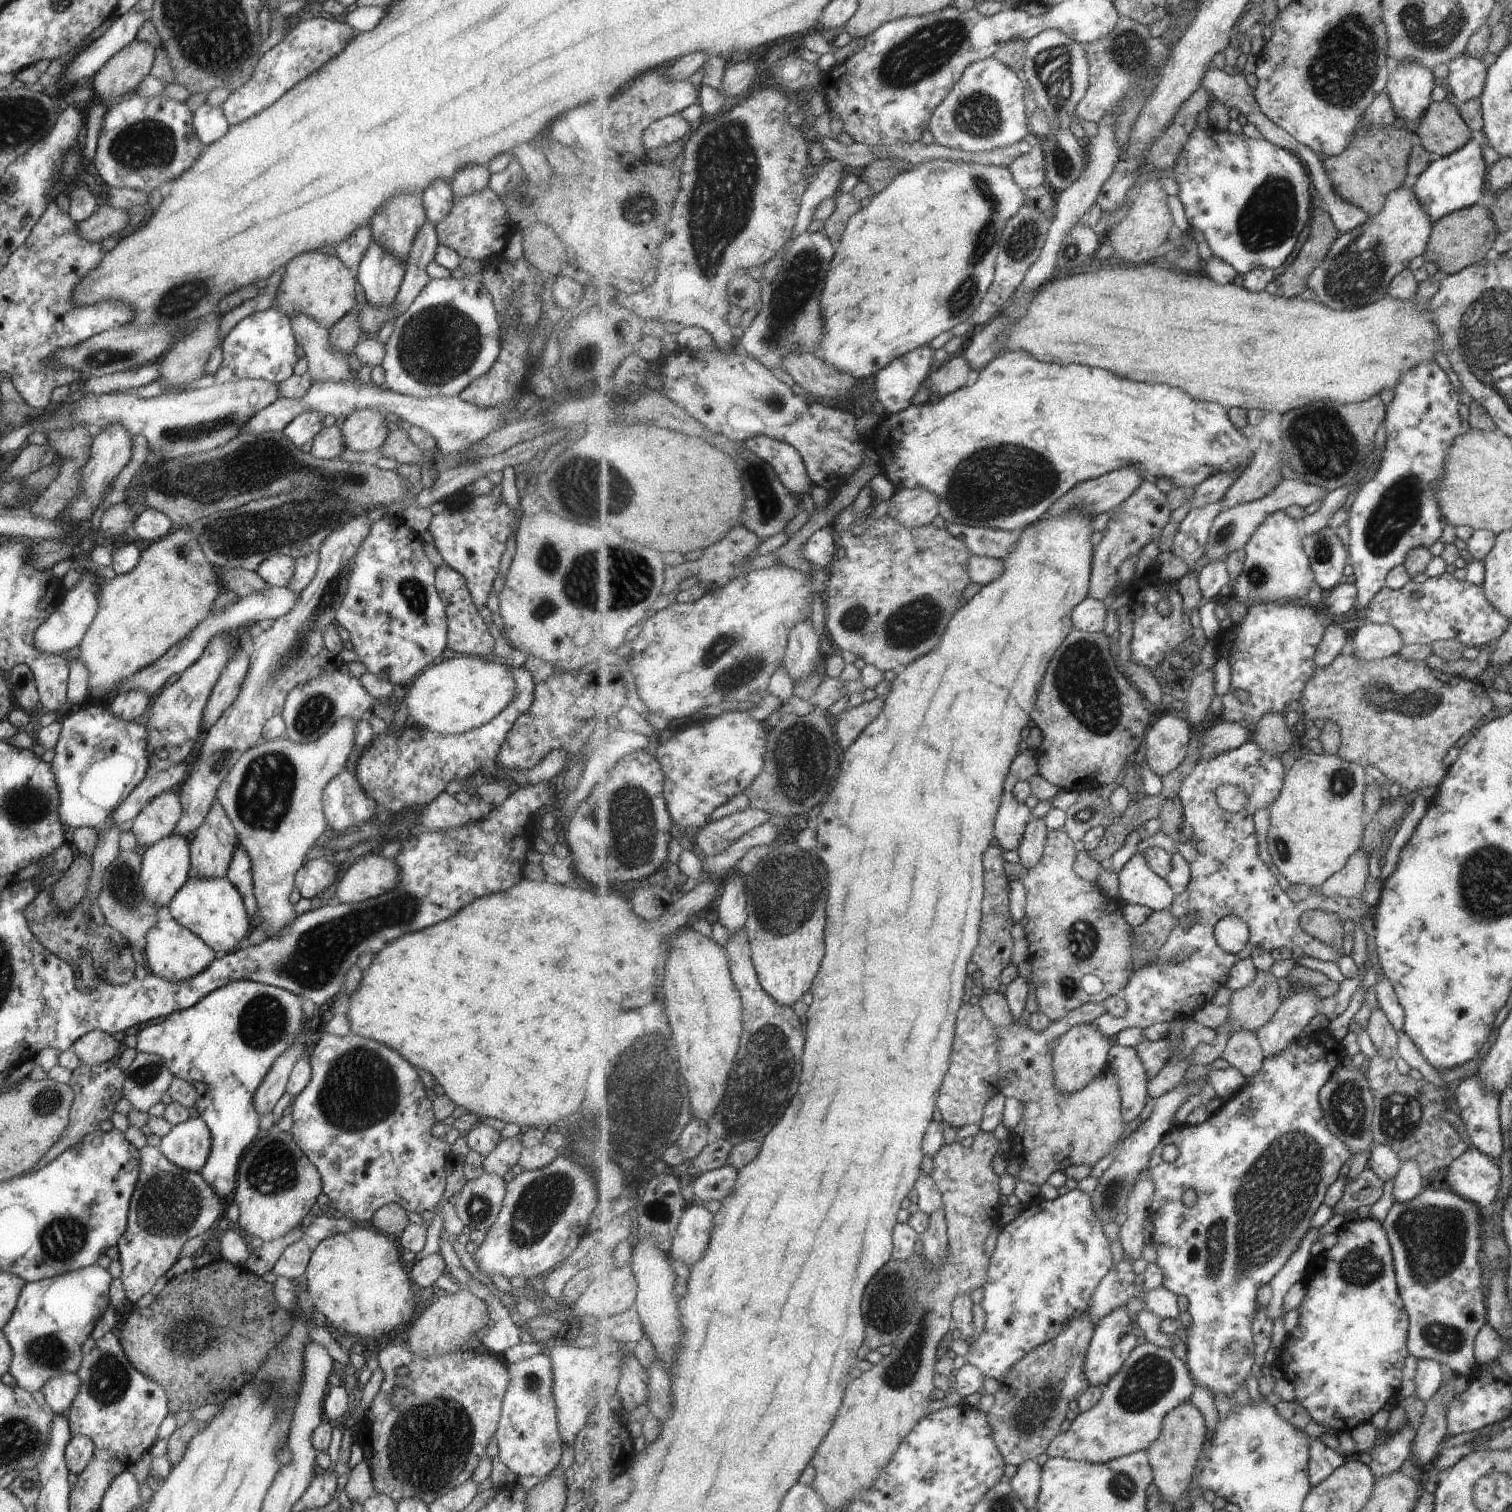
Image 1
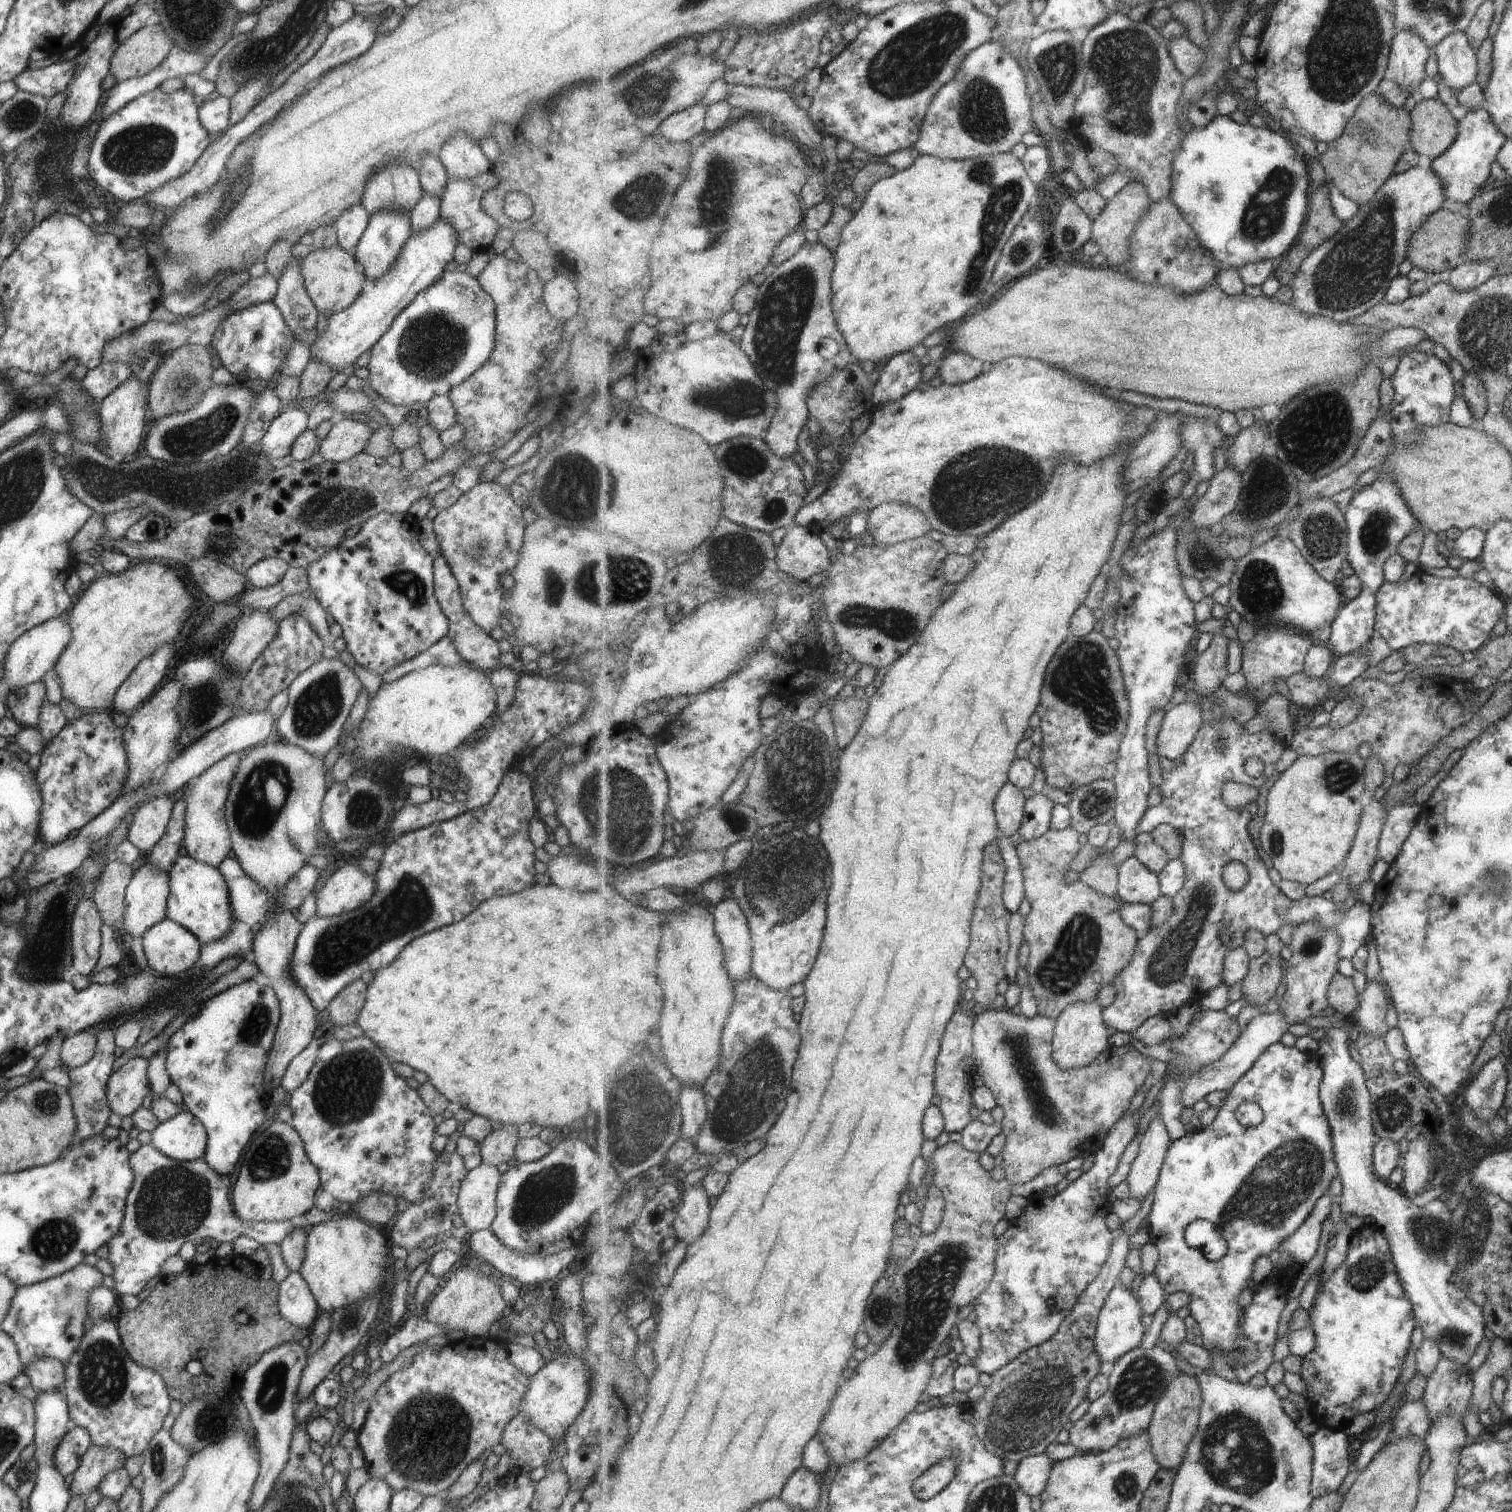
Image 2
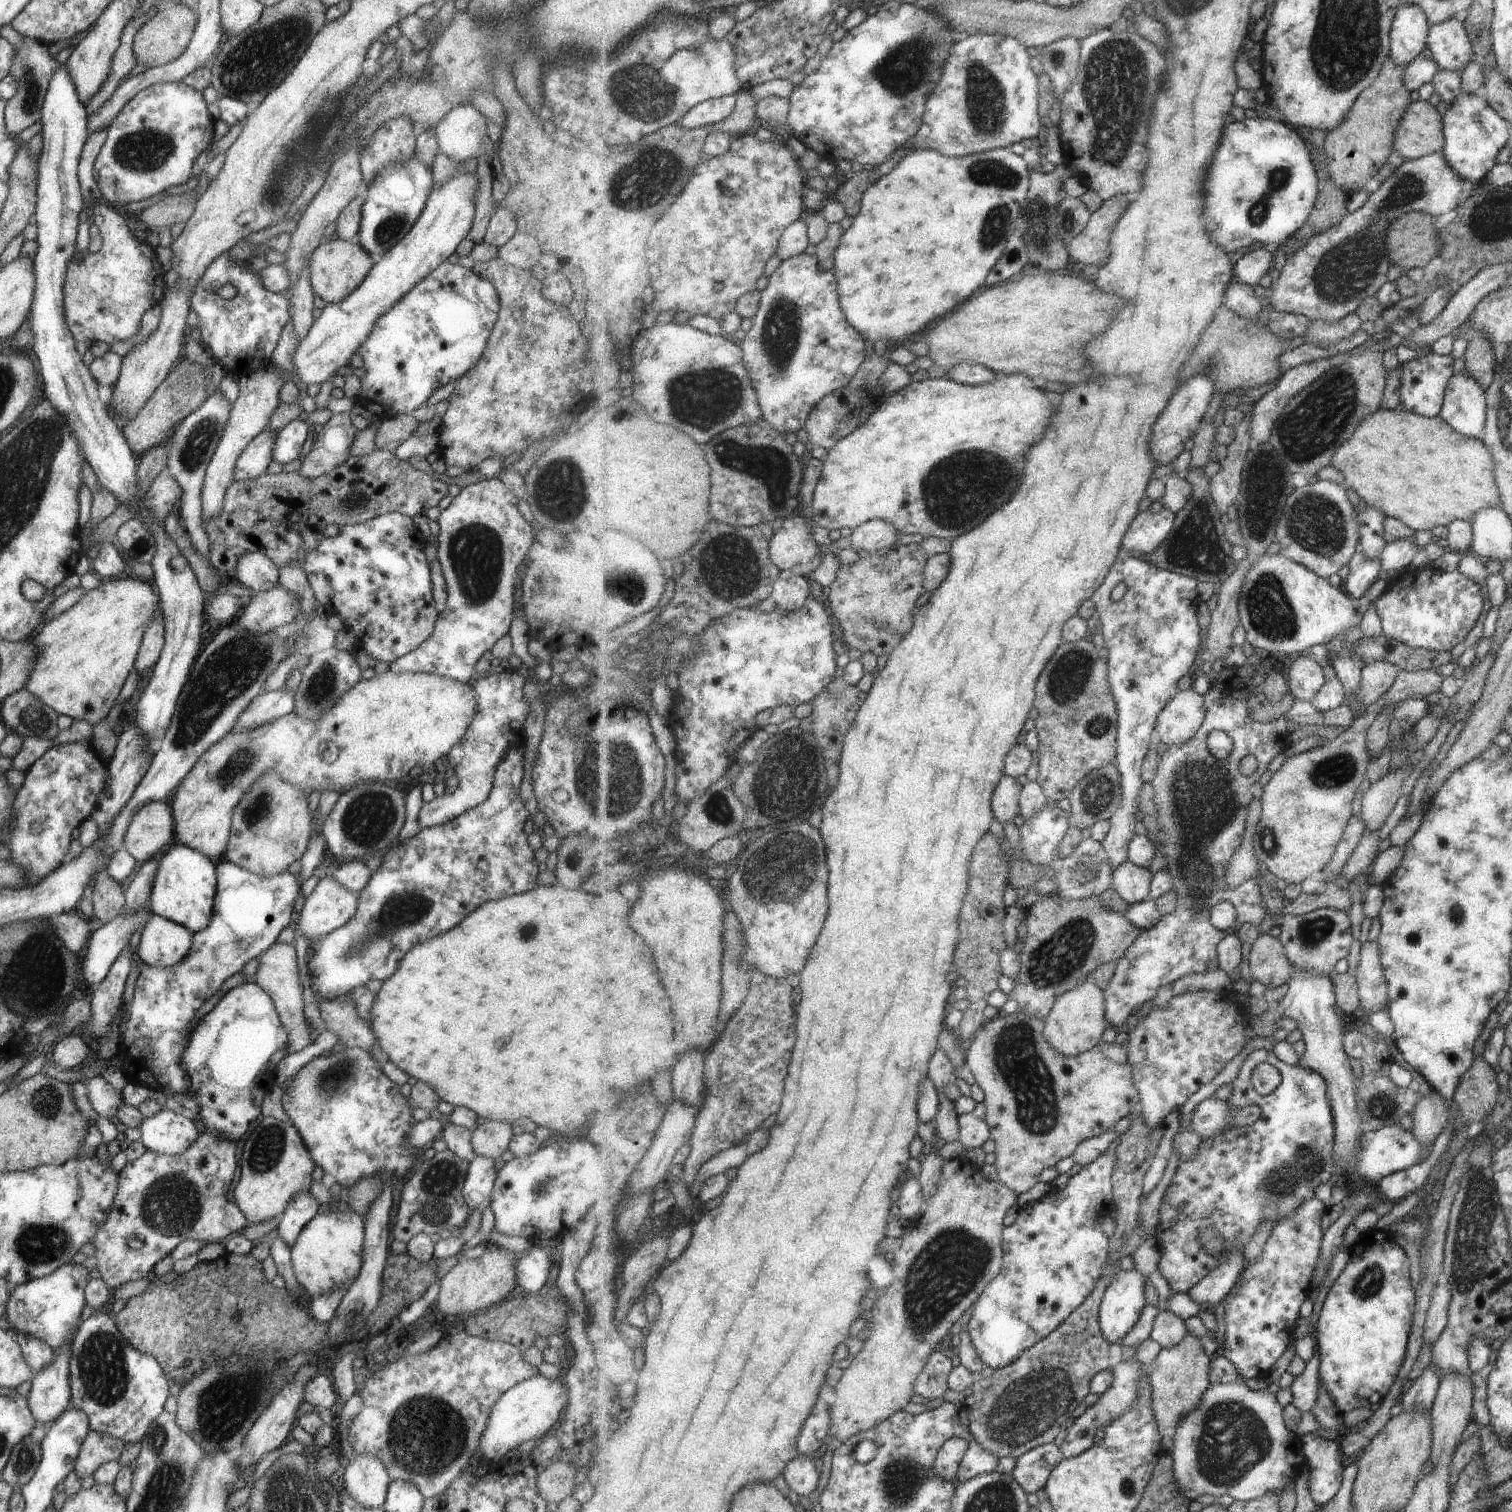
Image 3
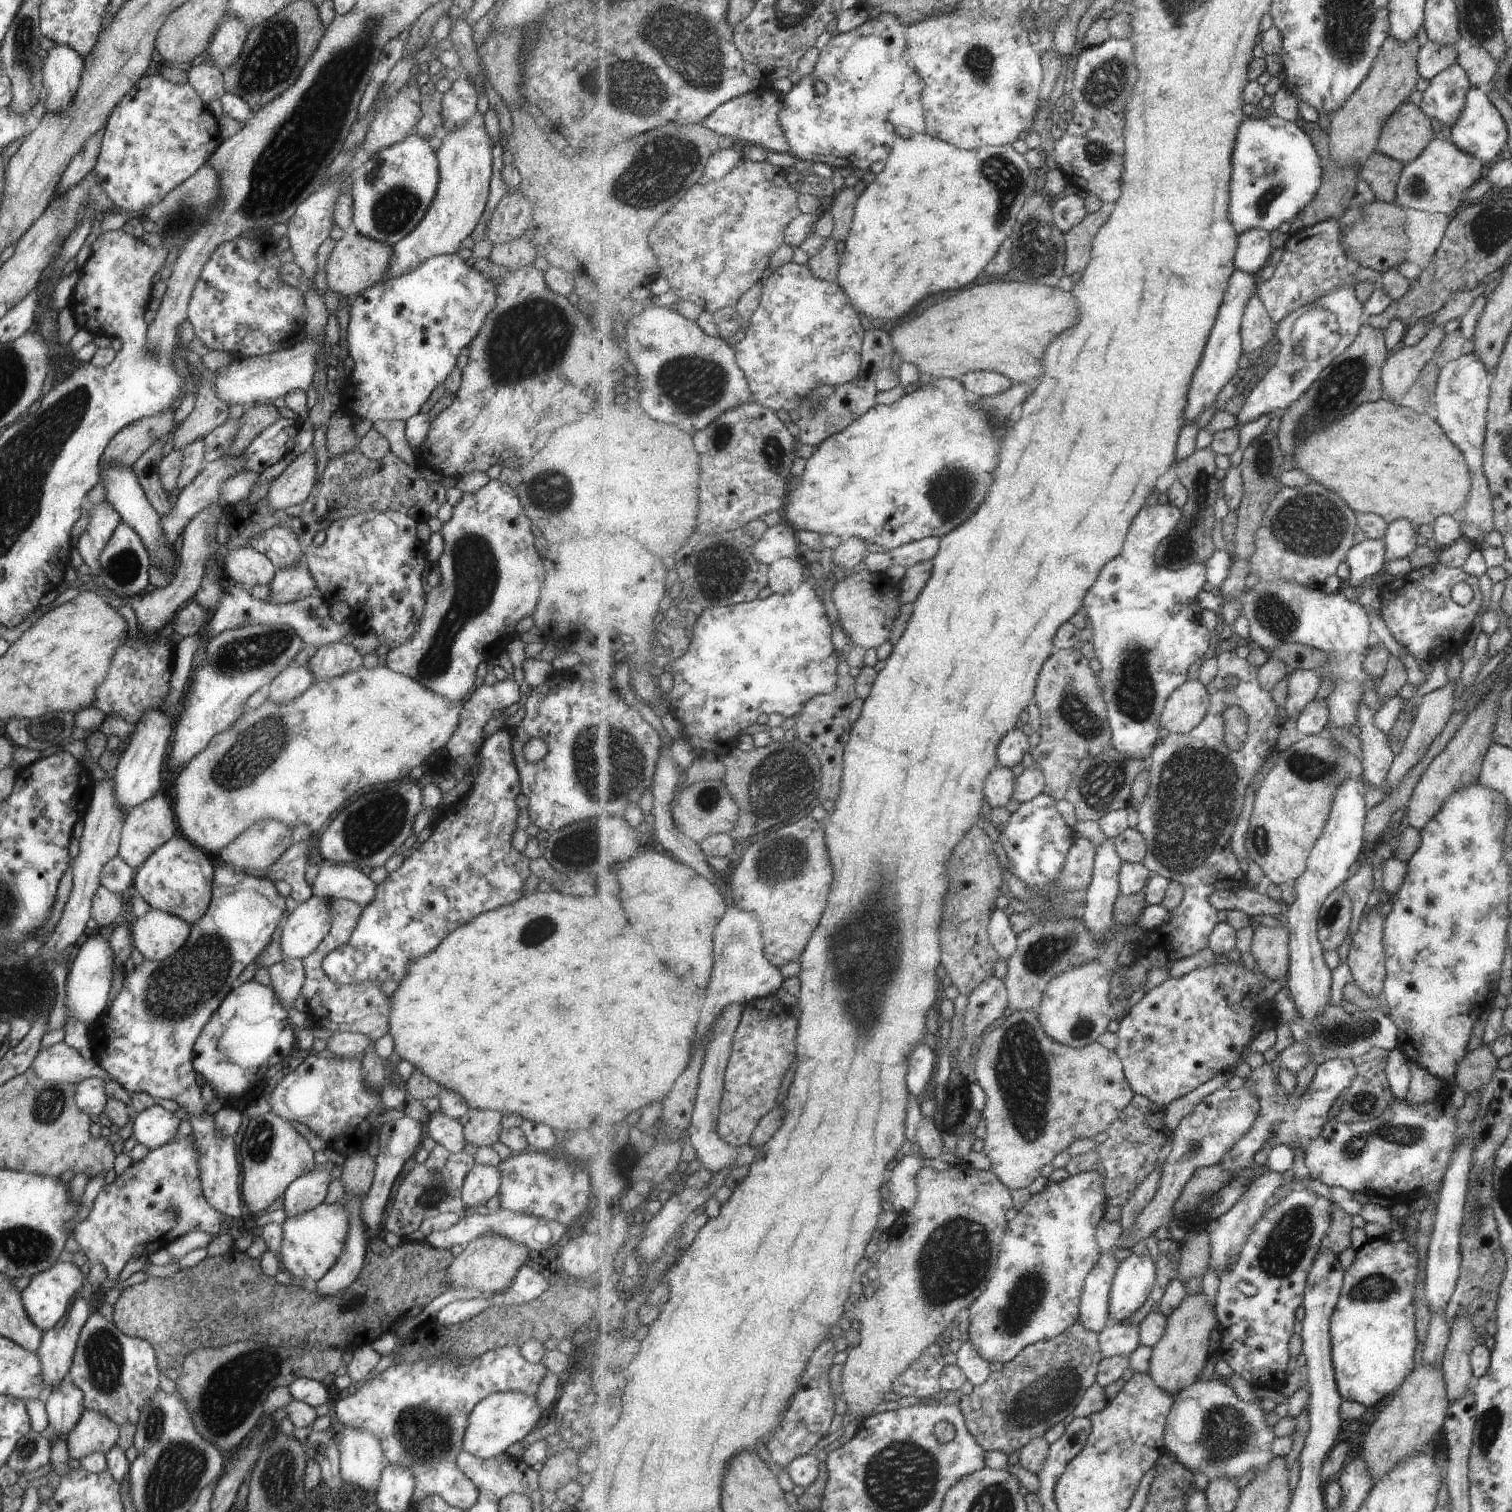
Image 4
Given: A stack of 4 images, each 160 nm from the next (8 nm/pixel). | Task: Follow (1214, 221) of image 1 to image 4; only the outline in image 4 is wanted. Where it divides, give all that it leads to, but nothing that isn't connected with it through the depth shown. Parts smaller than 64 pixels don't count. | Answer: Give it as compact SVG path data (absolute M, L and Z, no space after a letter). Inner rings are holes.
M1279 116L1250 118L1243 123L1237 146L1233 150L1233 182L1231 182L1231 222L1235 224L1237 234L1241 236L1253 229L1265 229L1273 232L1285 222L1296 220L1320 192L1323 186L1325 164L1317 154L1311 138L1297 124Z

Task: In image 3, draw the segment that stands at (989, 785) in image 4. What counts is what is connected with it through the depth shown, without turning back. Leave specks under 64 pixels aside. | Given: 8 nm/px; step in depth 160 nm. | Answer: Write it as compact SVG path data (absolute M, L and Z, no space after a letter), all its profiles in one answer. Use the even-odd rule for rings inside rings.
M1007 774L1000 780L992 798L992 807L997 821L1005 825L1012 823L1020 815L1022 789L1017 779Z

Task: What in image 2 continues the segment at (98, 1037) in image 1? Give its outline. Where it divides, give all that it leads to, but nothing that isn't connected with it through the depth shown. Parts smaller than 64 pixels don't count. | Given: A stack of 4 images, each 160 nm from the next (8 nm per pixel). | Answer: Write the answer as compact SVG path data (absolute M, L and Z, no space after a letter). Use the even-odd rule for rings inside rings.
M86 1031L65 1037L61 1043L60 1060L69 1069L85 1064L96 1051L96 1038Z

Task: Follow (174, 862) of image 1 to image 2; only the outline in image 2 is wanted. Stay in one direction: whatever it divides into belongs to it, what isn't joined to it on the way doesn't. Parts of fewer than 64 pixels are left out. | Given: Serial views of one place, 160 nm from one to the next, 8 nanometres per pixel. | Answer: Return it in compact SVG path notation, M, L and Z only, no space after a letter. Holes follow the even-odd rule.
M147 861L134 868L124 892L126 907L121 934L141 936L149 925L166 916L168 880L168 870L156 869Z

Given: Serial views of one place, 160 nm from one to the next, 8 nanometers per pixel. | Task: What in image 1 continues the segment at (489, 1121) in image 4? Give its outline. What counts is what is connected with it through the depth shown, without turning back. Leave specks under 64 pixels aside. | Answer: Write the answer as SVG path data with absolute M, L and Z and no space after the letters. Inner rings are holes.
M519 1136L501 1138L497 1146L484 1157L482 1164L484 1172L502 1177L511 1166L518 1162L522 1147Z

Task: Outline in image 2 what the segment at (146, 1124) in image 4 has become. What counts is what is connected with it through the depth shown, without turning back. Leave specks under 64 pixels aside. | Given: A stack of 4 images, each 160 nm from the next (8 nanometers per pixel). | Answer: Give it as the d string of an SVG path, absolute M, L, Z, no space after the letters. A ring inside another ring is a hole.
M184 1109L174 1117L158 1122L150 1134L149 1146L179 1162L198 1159L206 1147L205 1127Z

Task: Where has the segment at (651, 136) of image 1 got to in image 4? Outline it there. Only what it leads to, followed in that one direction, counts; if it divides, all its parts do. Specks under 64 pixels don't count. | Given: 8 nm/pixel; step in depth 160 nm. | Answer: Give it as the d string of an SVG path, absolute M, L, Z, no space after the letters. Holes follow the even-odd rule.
M764 84L756 91L751 91L719 106L715 112L712 112L700 123L713 132L734 138L737 142L753 142L769 152L791 154L791 145L780 121L781 105L783 104L781 100L782 98L775 96L770 88Z

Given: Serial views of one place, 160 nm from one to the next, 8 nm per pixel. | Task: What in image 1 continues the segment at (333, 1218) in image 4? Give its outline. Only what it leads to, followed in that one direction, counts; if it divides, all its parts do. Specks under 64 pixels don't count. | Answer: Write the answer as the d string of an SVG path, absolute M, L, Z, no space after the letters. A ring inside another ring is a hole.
M354 1226L350 1231L319 1241L304 1270L306 1293L313 1307L323 1314L327 1324L345 1334L377 1338L391 1332L399 1324L414 1320L413 1306L417 1301L417 1293L401 1263L400 1251L394 1239L367 1226Z

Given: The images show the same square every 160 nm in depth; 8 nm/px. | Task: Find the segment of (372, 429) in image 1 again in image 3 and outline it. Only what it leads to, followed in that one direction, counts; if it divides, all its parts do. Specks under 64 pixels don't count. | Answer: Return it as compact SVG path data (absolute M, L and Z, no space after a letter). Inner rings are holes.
M350 413L332 414L315 433L310 450L303 458L298 473L308 479L329 472L348 456L356 430L351 425Z

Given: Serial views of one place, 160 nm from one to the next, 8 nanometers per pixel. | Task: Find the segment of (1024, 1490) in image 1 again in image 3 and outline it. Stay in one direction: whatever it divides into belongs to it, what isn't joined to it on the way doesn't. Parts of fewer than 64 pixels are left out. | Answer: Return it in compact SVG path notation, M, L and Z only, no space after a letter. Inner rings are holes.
M1047 1443L1018 1458L1012 1473L1027 1492L1037 1494L1046 1487L1051 1473L1063 1459L1061 1449L1054 1443Z

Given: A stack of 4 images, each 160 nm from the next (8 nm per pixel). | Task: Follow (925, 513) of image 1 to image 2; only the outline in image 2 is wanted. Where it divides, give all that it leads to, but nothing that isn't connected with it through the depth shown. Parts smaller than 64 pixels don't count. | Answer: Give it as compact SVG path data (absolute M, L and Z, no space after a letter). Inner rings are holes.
M893 501L871 512L864 536L891 544L925 536L933 529L924 510Z

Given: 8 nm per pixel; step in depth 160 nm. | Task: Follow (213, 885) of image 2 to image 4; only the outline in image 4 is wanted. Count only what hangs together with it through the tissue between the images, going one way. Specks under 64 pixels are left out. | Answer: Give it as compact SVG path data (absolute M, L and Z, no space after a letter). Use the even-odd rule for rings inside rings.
M177 833L135 869L132 886L151 909L172 914L191 926L203 916L210 901L214 867L208 857L199 847Z

